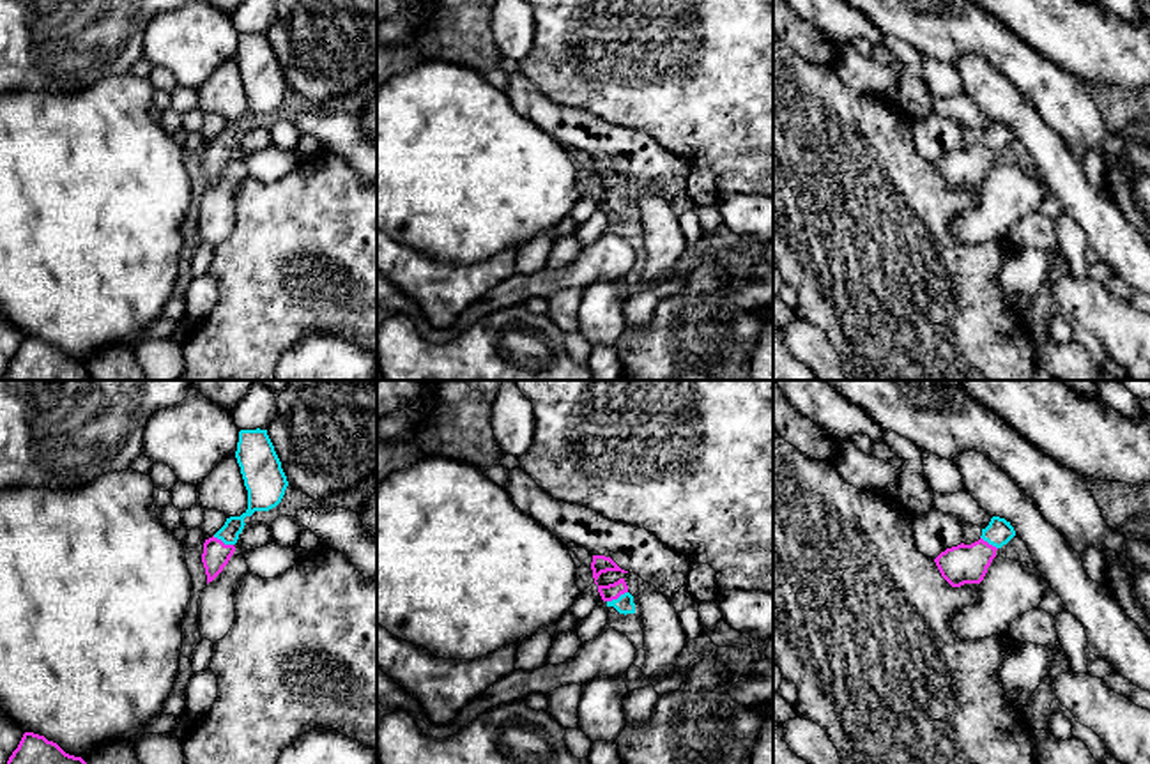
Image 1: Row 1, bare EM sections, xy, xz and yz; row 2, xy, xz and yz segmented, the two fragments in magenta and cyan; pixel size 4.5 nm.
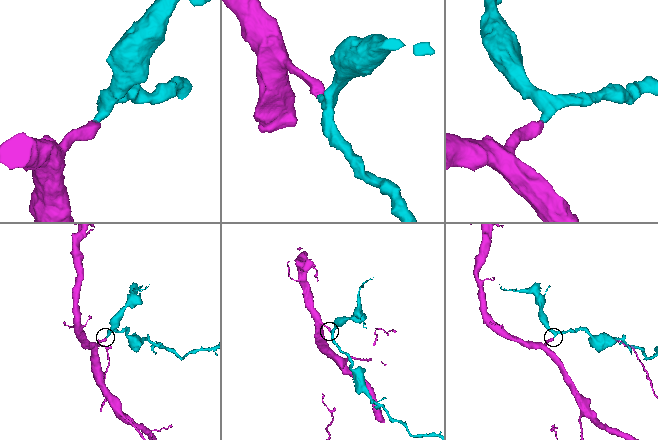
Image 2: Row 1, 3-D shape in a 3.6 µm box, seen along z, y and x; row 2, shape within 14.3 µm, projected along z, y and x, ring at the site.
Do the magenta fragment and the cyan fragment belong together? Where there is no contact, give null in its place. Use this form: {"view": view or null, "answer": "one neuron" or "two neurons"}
{"view": "xz", "answer": "one neuron"}

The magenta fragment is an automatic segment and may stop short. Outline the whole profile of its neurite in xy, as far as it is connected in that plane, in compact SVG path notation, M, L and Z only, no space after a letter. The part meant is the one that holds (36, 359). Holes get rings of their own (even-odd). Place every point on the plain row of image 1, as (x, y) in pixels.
M25 336L7 364L5 380L90 380L81 361L65 357L44 340Z

